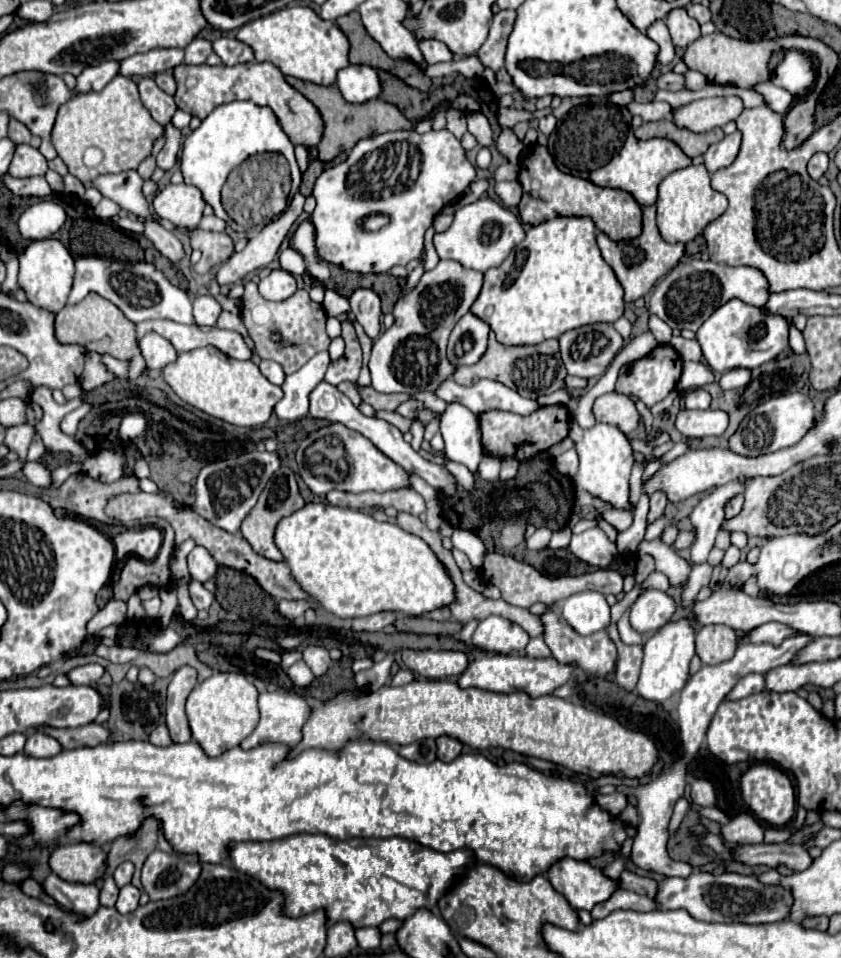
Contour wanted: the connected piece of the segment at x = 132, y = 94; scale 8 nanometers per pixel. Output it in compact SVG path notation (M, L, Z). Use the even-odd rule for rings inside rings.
M119 74L101 92L75 94L69 102L65 102L59 108L57 122L53 128L53 146L59 158L67 164L69 172L83 184L89 184L101 174L119 174L127 170L137 170L137 166L151 156L153 144L161 136L163 136L163 126L155 122L149 110L143 106L137 84L131 78ZM91 146L103 152L103 160L95 168L83 164L83 154Z

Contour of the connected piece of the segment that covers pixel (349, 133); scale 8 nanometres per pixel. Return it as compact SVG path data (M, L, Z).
M291 76L287 78L287 82L295 90L299 90L307 100L311 100L323 116L325 132L323 132L321 144L317 146L321 162L331 162L341 152L349 152L363 138L377 136L377 134L391 132L391 130L413 130L415 128L413 122L409 122L393 104L383 102L381 98L369 100L369 104L349 104L345 102L345 98L341 96L341 90L335 84L329 88L317 88L317 84L305 84L303 80L293 80Z

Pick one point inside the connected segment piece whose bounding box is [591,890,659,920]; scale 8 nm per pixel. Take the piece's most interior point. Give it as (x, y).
(622, 899)

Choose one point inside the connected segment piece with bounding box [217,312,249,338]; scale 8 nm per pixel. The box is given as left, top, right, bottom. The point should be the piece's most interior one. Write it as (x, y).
(230, 321)

